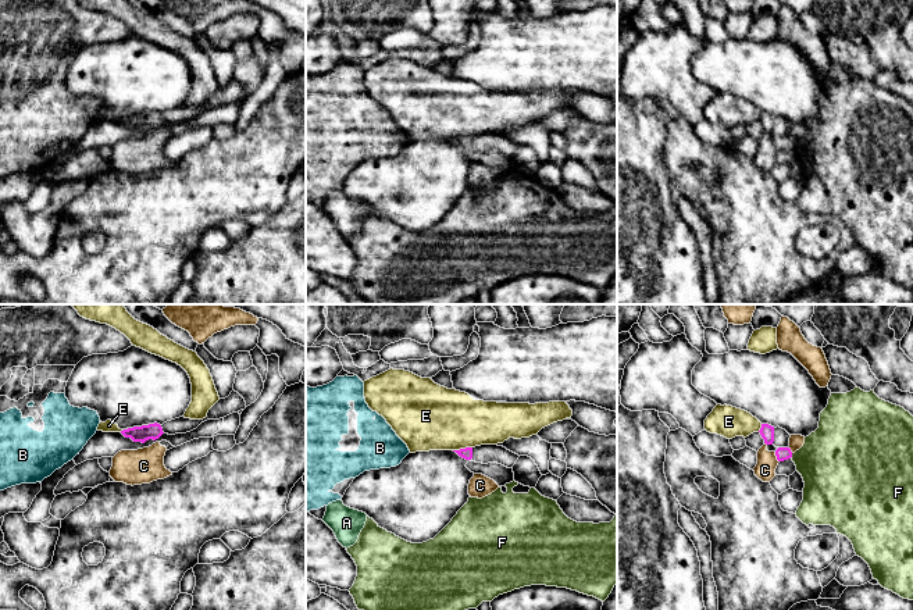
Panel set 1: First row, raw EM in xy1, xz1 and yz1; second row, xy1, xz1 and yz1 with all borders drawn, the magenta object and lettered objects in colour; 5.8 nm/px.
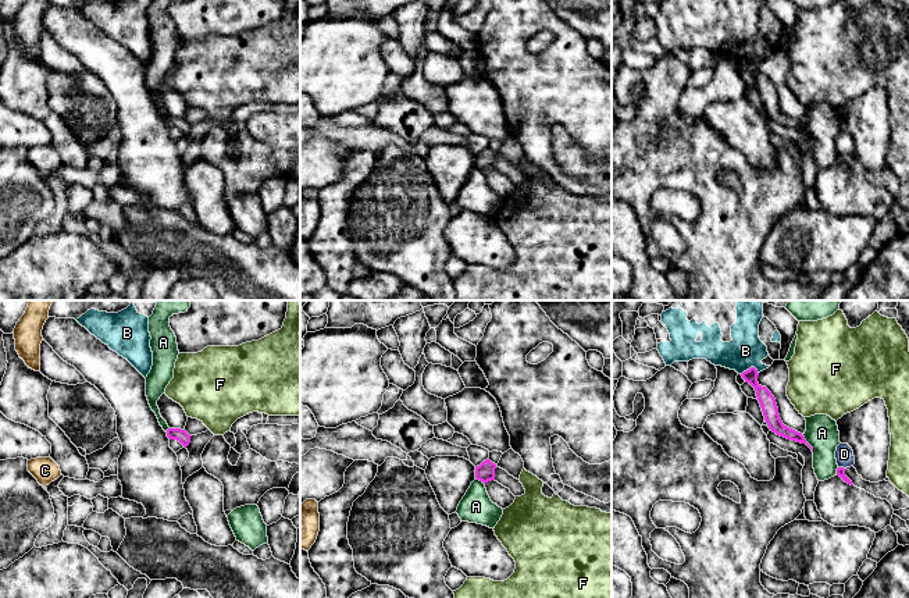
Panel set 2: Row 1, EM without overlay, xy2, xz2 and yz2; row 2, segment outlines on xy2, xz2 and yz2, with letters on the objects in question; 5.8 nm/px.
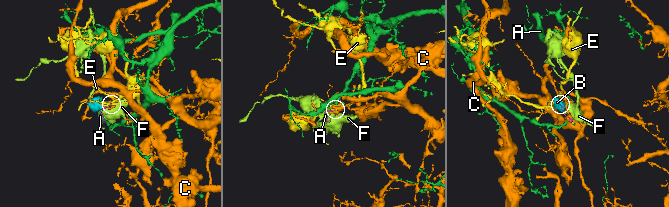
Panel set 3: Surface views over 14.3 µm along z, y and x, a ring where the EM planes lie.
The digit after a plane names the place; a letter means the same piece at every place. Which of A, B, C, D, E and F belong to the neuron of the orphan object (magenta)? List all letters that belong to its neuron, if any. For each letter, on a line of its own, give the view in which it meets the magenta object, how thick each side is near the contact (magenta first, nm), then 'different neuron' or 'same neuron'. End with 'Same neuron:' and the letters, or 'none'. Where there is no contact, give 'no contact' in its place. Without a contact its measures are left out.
A: yz2 | 90/190 nm | different neuron
B: yz2 | 90/200 nm | different neuron
C: yz1 | 80/120 nm | different neuron
D: yz2 | 50/110 nm | different neuron
E: xz1 | 70/380 nm | different neuron
F: yz1 | 80/400 nm | different neuron
Same neuron: none

